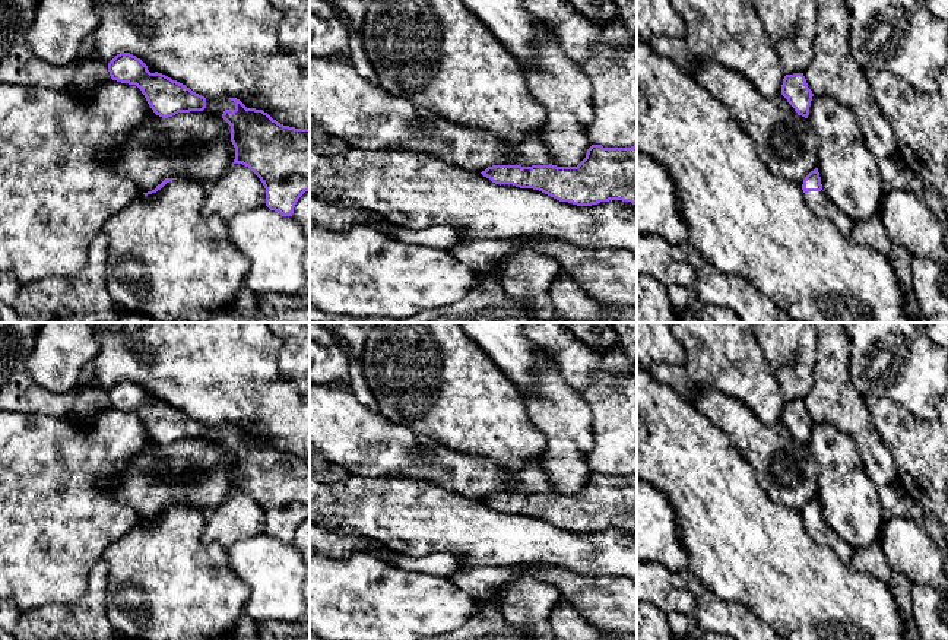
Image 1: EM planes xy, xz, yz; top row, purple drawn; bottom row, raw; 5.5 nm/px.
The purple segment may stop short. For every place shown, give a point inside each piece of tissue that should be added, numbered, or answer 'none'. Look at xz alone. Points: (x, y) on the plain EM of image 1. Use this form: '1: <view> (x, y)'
none

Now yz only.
1: yz (818, 529)

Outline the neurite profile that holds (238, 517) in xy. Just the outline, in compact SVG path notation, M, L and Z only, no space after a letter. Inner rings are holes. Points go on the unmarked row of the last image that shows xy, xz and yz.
M231 491L225 501L207 513L203 542L229 548L241 539L266 533L266 516L242 491Z

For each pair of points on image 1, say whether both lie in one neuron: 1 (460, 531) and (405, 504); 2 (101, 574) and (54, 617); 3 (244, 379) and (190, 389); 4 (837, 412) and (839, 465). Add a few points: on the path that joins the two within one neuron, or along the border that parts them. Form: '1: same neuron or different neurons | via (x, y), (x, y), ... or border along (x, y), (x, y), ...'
1: same neuron | via (447, 522), (418, 517)
2: same neuron | via (95, 589), (95, 595), (73, 617), (69, 617)
3: same neuron | via (231, 379), (203, 379)
4: different neurons | border along (814, 423), (837, 428), (853, 443), (859, 456)

